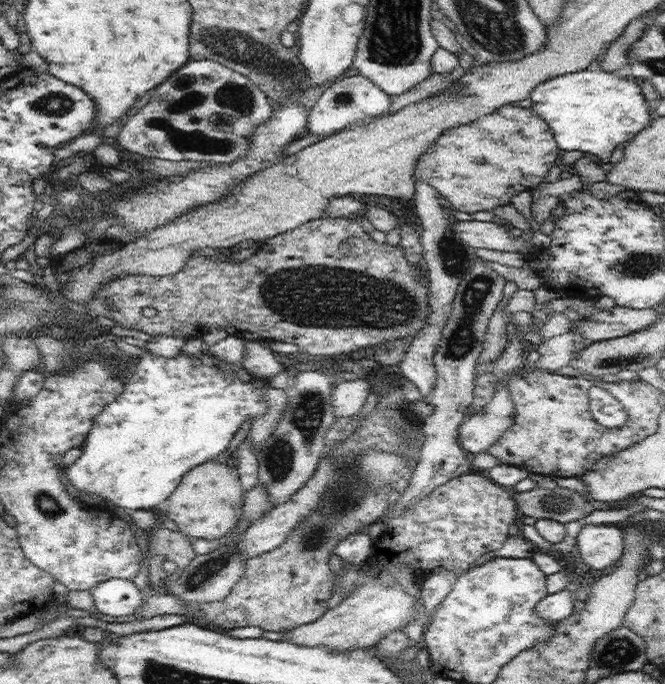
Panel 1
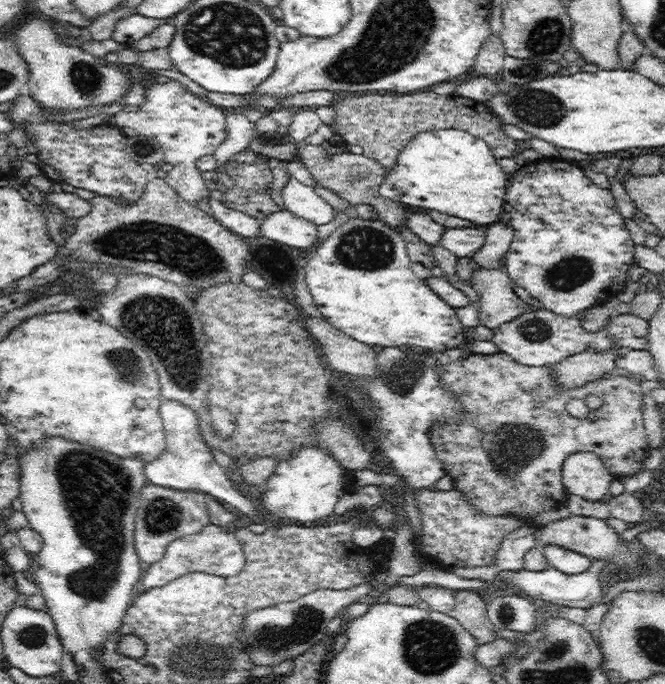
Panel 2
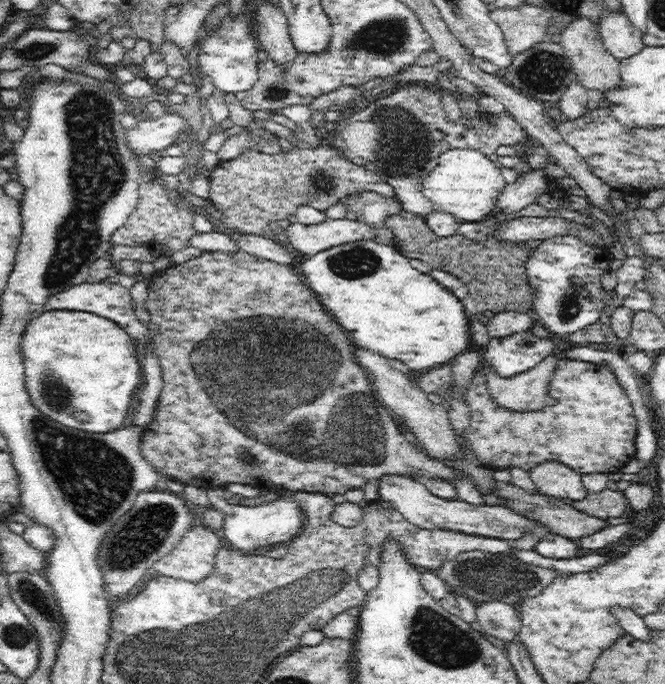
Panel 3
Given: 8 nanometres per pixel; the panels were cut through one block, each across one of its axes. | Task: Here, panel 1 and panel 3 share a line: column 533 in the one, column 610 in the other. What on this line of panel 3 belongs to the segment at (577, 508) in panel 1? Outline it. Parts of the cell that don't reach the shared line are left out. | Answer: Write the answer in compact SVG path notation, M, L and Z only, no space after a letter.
M607 487L599 492L590 491L583 499L572 501L571 505L602 520L624 514L629 506L622 491Z

